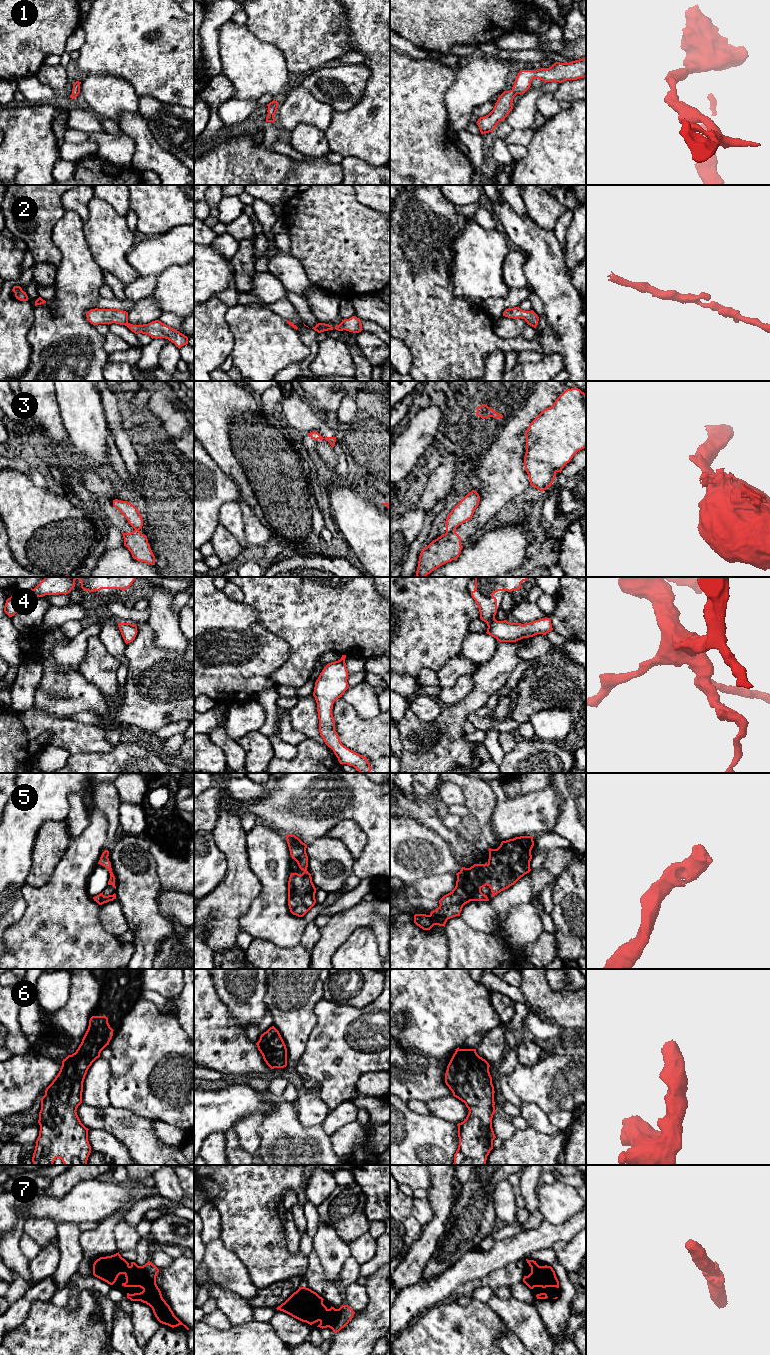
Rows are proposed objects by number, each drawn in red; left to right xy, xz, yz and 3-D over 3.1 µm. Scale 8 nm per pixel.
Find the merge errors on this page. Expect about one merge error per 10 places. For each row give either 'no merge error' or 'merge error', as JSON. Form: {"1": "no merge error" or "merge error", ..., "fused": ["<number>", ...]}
{"1": "no merge error", "2": "no merge error", "3": "merge error", "4": "no merge error", "5": "no merge error", "6": "no merge error", "7": "no merge error", "fused": ["3"]}

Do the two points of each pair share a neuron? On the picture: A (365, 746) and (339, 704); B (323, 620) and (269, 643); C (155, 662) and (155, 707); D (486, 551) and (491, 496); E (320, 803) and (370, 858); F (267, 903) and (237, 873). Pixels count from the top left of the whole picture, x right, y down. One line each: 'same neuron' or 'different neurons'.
A: same neuron
B: different neurons
C: same neuron
D: different neurons
E: same neuron
F: different neurons

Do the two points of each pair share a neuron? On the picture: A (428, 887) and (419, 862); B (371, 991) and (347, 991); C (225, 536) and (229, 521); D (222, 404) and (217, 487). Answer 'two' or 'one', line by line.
A: two
B: one
C: two
D: two

